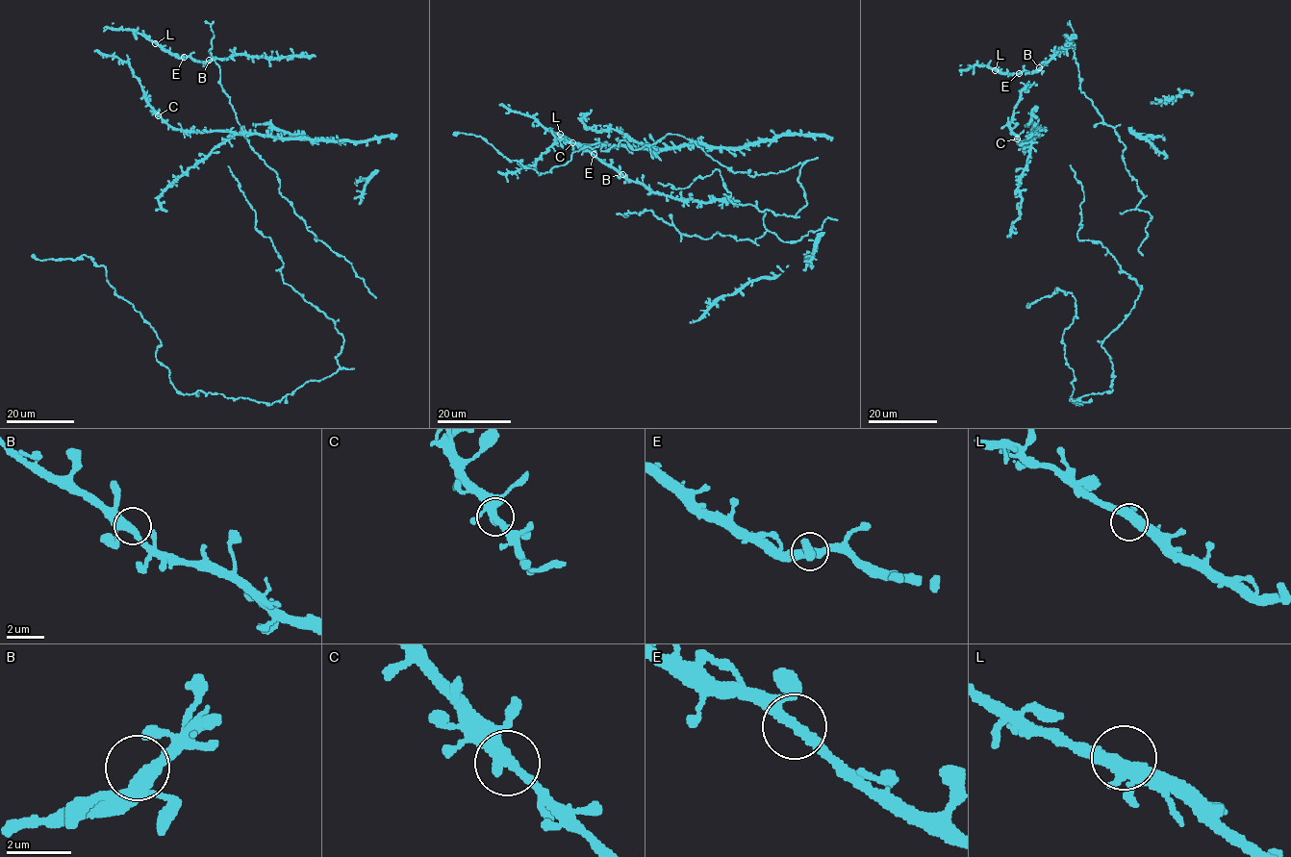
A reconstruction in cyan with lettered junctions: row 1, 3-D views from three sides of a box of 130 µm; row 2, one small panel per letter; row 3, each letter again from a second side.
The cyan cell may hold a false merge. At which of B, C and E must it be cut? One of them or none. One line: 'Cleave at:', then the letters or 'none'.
Cleave at: none

